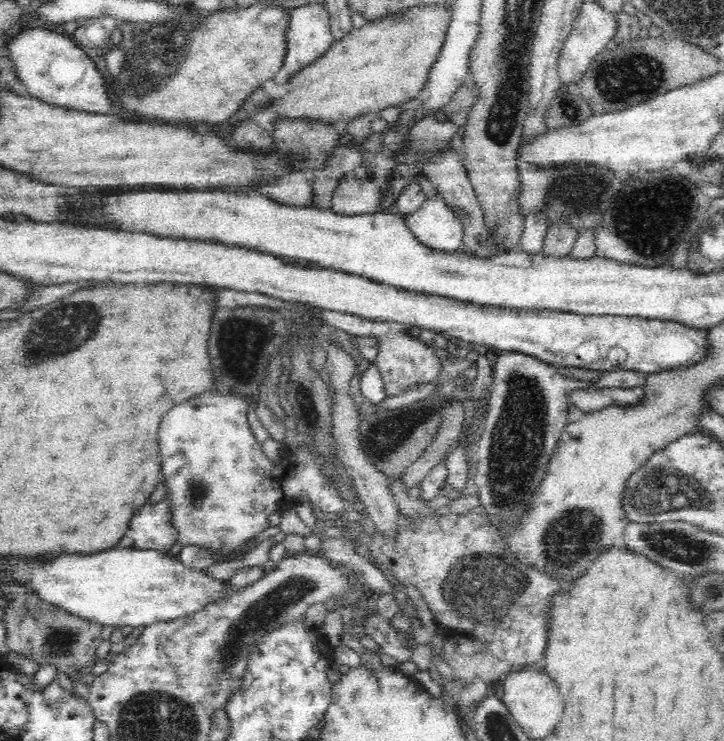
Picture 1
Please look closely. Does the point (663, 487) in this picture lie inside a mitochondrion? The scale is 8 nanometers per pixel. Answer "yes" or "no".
yes

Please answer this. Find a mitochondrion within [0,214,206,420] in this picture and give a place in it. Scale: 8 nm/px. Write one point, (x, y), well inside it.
(62, 330)

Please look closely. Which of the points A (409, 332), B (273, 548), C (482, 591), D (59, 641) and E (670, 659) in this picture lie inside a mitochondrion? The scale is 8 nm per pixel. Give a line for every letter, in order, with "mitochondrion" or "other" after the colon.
A: other
B: other
C: mitochondrion
D: mitochondrion
E: other

